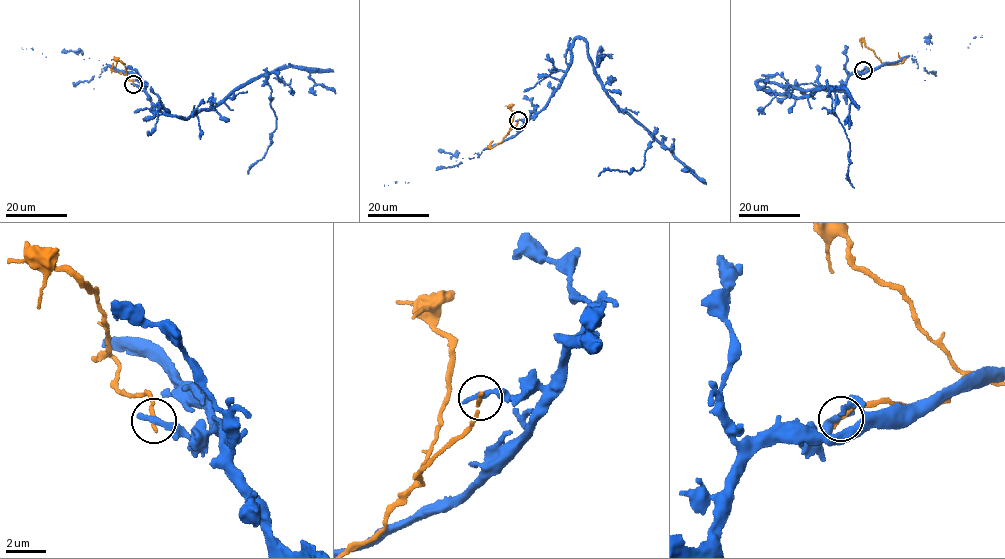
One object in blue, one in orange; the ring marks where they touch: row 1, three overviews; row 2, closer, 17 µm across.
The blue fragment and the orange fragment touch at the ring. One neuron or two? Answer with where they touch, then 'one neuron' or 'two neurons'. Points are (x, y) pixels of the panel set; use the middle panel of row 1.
at (518, 120); two neurons

